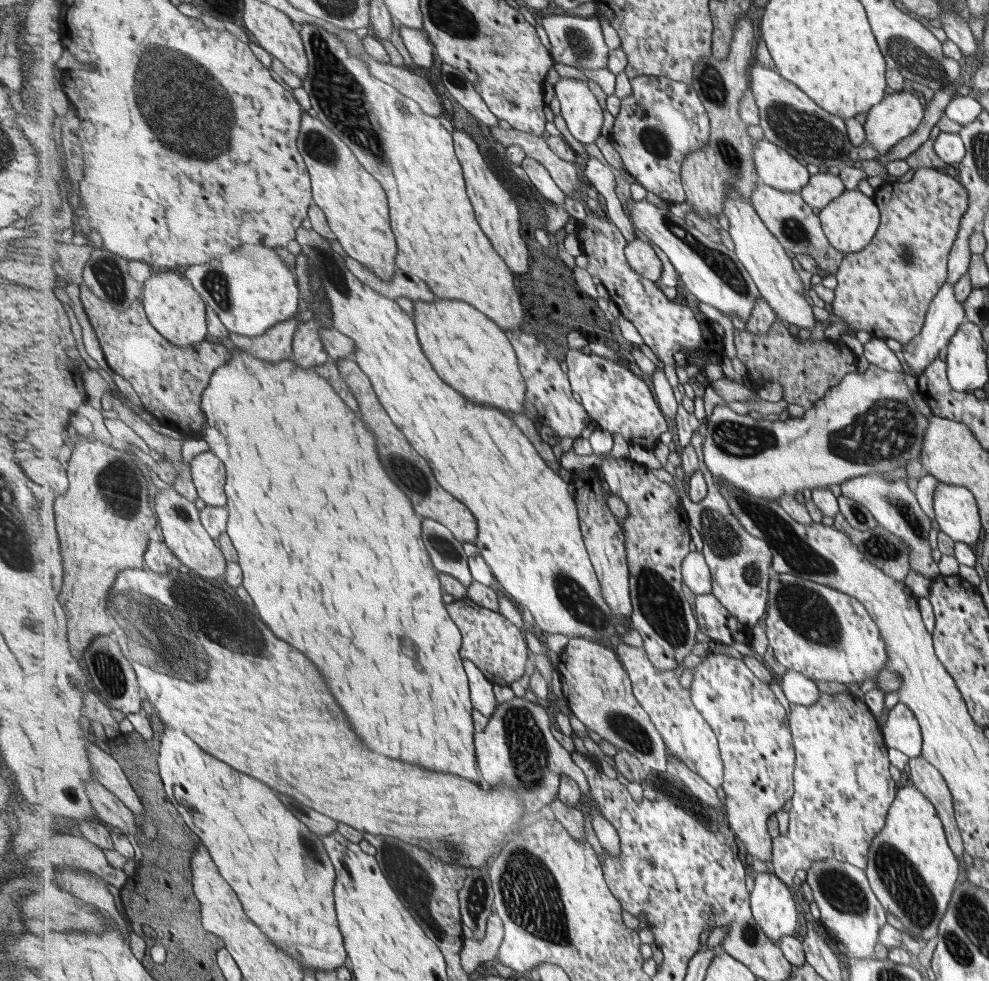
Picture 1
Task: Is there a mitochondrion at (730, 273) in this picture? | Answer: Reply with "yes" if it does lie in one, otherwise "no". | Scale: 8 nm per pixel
yes

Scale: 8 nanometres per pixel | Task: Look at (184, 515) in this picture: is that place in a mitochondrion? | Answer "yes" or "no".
yes

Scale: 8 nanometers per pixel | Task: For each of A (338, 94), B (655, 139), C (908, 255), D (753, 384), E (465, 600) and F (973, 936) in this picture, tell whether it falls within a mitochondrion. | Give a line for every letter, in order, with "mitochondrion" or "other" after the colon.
A: mitochondrion
B: mitochondrion
C: mitochondrion
D: other
E: other
F: mitochondrion

